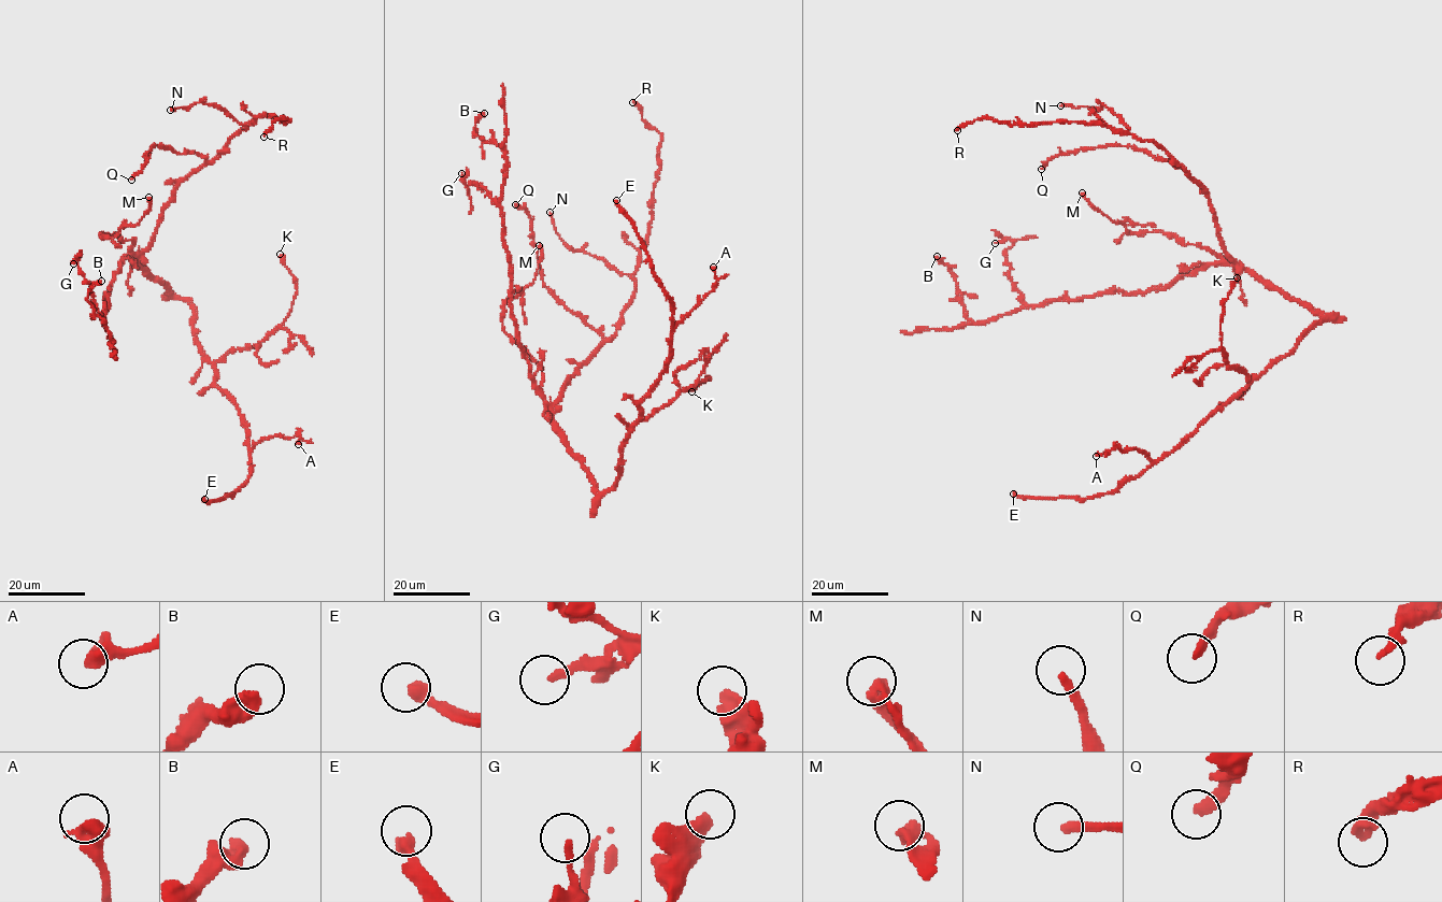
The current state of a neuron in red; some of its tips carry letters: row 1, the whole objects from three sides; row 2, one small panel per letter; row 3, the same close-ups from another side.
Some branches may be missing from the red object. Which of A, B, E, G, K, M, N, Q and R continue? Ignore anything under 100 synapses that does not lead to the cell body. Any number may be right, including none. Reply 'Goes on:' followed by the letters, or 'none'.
Goes on: E

